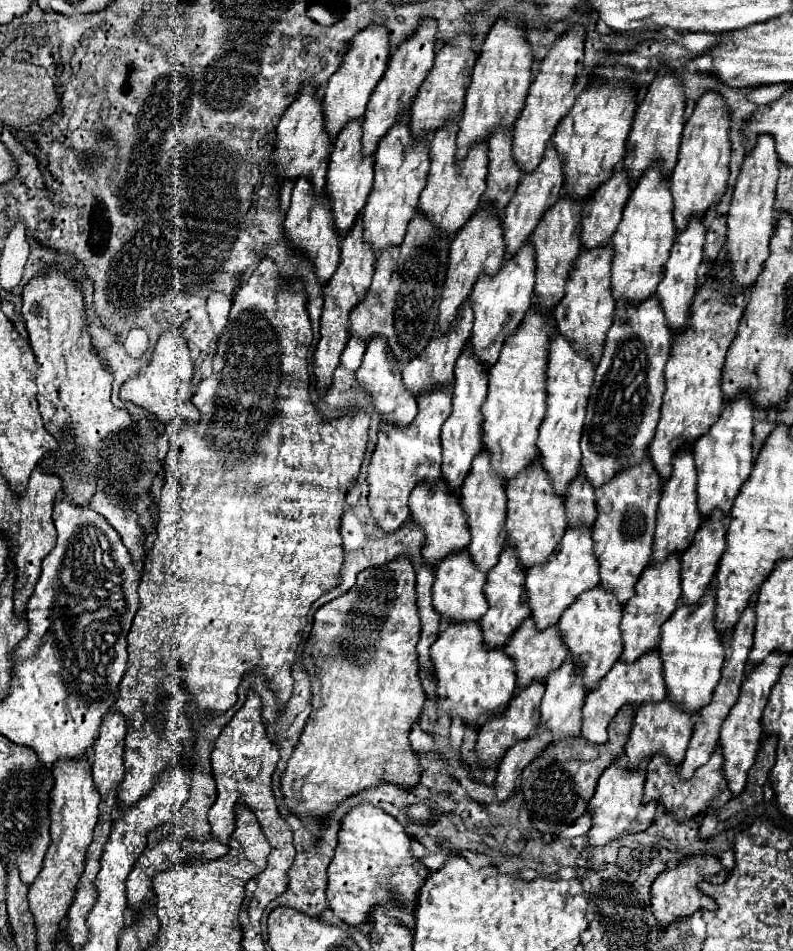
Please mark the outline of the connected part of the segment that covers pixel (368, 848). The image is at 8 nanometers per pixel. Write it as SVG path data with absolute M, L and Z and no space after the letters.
M359 803L341 819L337 851L327 869L327 901L333 913L349 925L367 921L371 909L381 905L391 911L391 917L413 929L417 893L427 875L429 869L411 853L405 827L379 807L373 807L373 803Z

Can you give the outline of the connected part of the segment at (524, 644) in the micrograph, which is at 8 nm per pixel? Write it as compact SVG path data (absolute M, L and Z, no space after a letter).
M527 617L521 621L521 627L511 635L509 643L505 645L505 653L515 659L517 687L519 689L527 687L533 679L545 679L549 671L557 669L569 657L569 649L565 647L565 643L561 643L561 633L557 631L557 625L541 631L535 627L533 617Z

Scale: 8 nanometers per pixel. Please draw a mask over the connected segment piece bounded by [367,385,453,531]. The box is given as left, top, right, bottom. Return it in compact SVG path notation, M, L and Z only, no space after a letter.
M453 385L441 387L441 391L423 391L419 395L419 413L411 425L405 425L405 427L397 427L393 423L381 425L379 441L377 441L377 447L371 455L371 463L369 463L367 483L369 483L371 513L383 531L399 529L409 519L409 495L419 481L439 479L439 475L441 475L441 441L439 441L439 435L441 435L441 427L443 427L445 419L449 417L449 411L451 411L451 395L453 395Z

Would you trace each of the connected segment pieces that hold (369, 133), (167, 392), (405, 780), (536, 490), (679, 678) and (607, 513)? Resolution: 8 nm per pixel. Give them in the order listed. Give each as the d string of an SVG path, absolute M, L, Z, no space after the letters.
M431 15L421 17L417 31L413 35L409 35L395 49L395 53L391 55L391 59L387 63L387 71L385 71L383 79L379 81L379 85L375 87L375 91L373 91L373 95L371 95L369 103L367 103L365 123L363 123L363 147L365 147L363 151L365 151L365 155L373 155L375 153L379 139L389 131L389 127L395 123L399 113L403 113L405 107L411 107L419 85L427 77L429 69L433 67L435 33L437 33L437 21Z
M169 329L159 335L151 361L145 365L137 375L127 379L121 387L119 397L123 401L131 401L135 405L145 407L149 413L157 415L163 423L183 423L183 421L197 421L199 411L191 403L191 381L193 381L193 359L191 349L181 333Z
M393 559L393 563L385 563L385 567L361 571L357 583L345 595L325 603L315 613L313 631L303 649L303 665L311 675L313 709L281 777L285 803L307 823L307 829L319 825L339 801L371 785L385 781L405 787L417 785L421 757L409 743L409 731L425 703L425 691L419 679L419 633L415 569L409 559Z
M541 457L525 467L525 471L517 473L517 477L509 479L507 483L507 543L517 549L521 565L527 569L531 565L545 563L545 559L557 549L565 529L567 529L567 515L565 515L565 499L553 491L549 473L545 471Z
M709 585L699 603L685 605L675 609L675 613L661 627L659 643L663 659L665 685L671 695L685 711L699 711L711 701L711 693L721 679L721 665L725 659L723 637L715 627L715 591Z
M645 455L641 463L619 471L609 483L603 483L599 489L595 489L595 497L597 521L593 523L593 541L601 567L601 585L611 589L621 603L627 603L633 595L633 585L651 561L655 515L661 497L661 477L649 455Z

